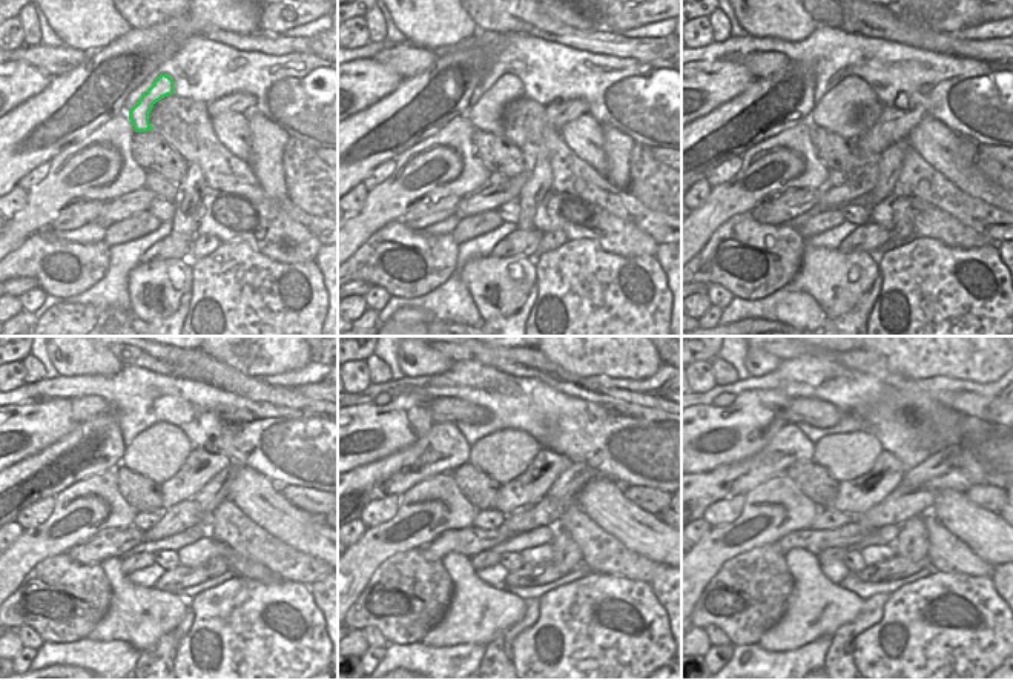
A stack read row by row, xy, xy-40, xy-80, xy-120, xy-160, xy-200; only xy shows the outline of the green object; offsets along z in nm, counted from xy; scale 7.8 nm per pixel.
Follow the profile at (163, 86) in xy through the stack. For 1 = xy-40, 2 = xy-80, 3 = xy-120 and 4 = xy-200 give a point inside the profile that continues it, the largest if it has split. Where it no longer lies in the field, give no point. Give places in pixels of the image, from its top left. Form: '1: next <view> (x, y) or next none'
1: next xy-40 (485, 115)
2: next xy-80 (838, 111)
3: next xy-120 (157, 453)
4: next xy-200 (846, 456)

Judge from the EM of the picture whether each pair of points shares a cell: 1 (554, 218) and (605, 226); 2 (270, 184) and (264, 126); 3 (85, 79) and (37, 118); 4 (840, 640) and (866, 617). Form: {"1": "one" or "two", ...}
{"1": "one", "2": "one", "3": "one", "4": "one"}

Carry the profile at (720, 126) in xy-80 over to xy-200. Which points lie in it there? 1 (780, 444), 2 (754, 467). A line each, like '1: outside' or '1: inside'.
1: inside
2: inside

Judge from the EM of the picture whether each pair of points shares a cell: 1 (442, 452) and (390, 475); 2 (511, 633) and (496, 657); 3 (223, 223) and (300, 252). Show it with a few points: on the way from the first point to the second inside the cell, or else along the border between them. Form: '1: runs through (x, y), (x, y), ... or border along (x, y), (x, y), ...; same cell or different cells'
1: runs through (430, 455), (402, 468); same cell
2: runs through (507, 639), (499, 651); same cell
3: runs through (241, 227), (254, 235), (281, 237); same cell

